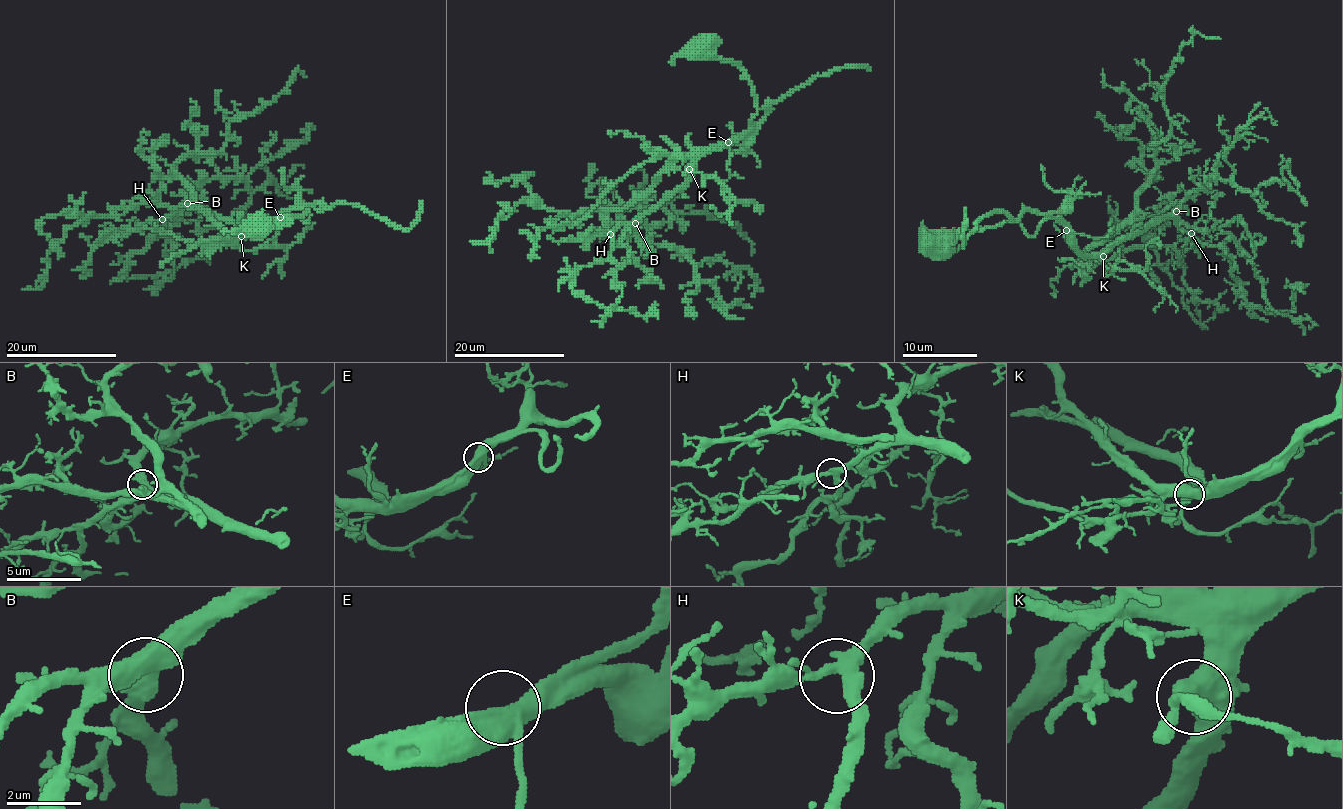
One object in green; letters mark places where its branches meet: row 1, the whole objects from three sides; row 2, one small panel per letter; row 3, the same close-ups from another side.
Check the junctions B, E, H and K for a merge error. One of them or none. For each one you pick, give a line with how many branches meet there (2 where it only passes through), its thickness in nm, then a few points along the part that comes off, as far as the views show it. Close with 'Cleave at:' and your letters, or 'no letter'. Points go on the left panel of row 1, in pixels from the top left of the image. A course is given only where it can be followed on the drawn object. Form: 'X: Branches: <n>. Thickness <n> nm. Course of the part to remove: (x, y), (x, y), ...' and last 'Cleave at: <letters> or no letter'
Cleave at: no letter

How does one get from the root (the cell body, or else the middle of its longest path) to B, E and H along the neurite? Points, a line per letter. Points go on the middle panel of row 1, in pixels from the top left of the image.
B: (704, 52), (733, 61), (743, 71), (758, 111), (747, 132), (709, 148), (696, 162), (693, 174), (635, 223)
E: (704, 52), (733, 61), (743, 71), (755, 97), (758, 111), (751, 119), (751, 127), (727, 141)
H: (704, 52), (733, 61), (743, 71), (758, 108), (751, 127), (709, 148), (683, 184), (610, 234)

